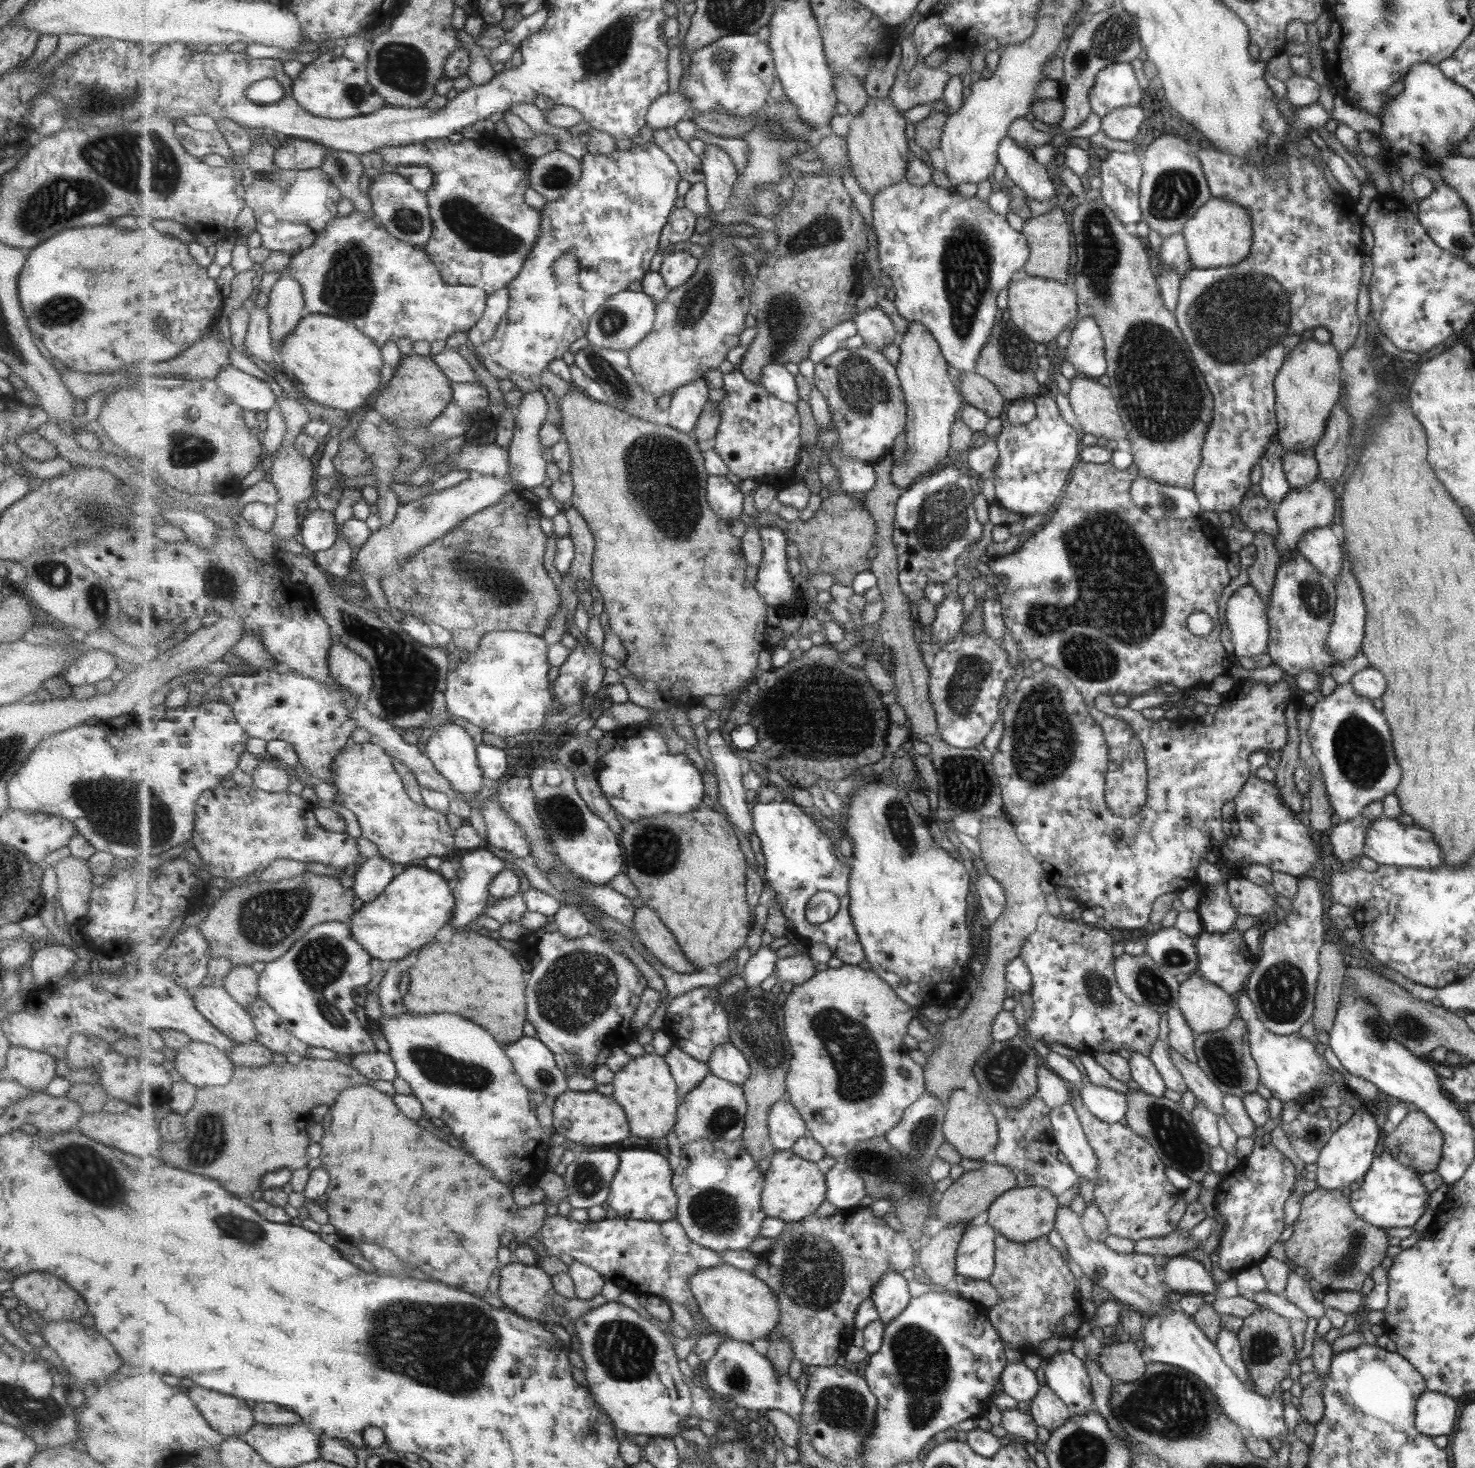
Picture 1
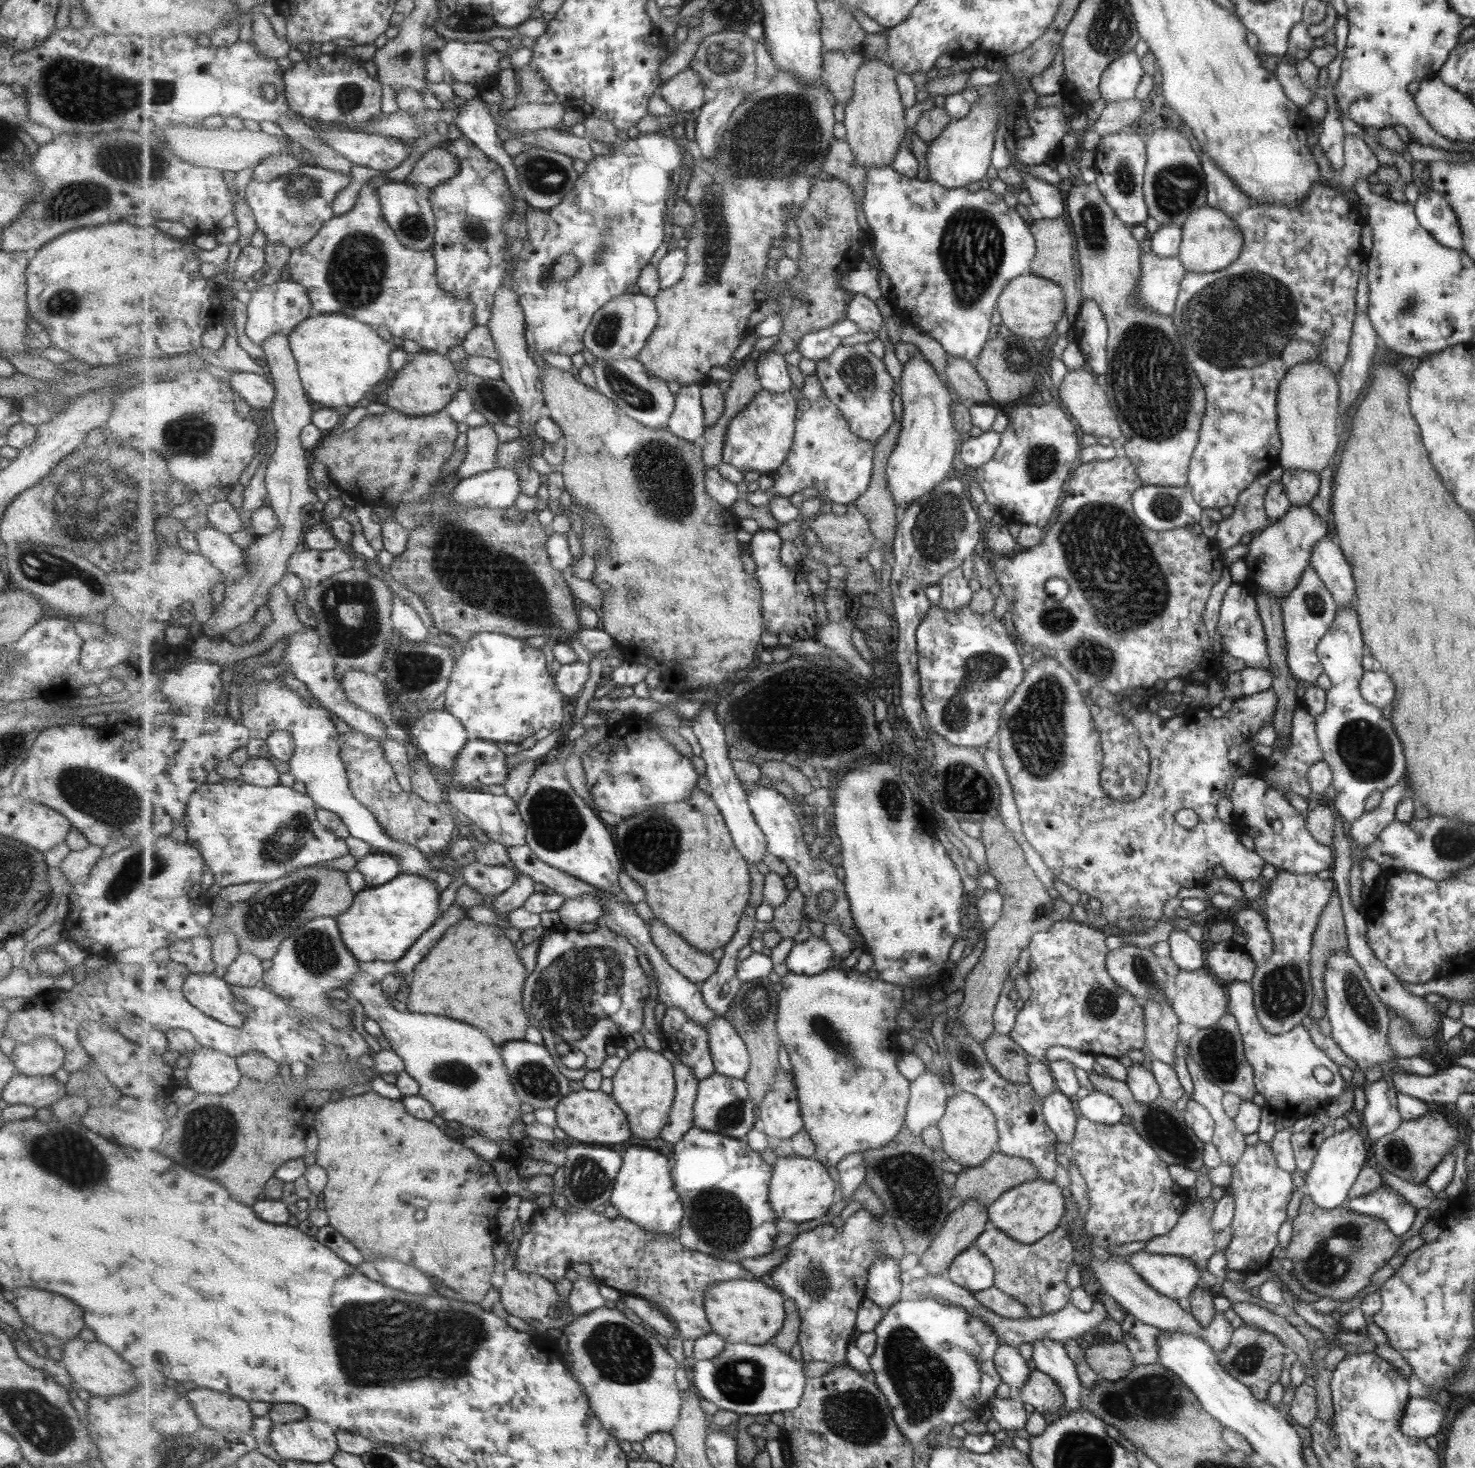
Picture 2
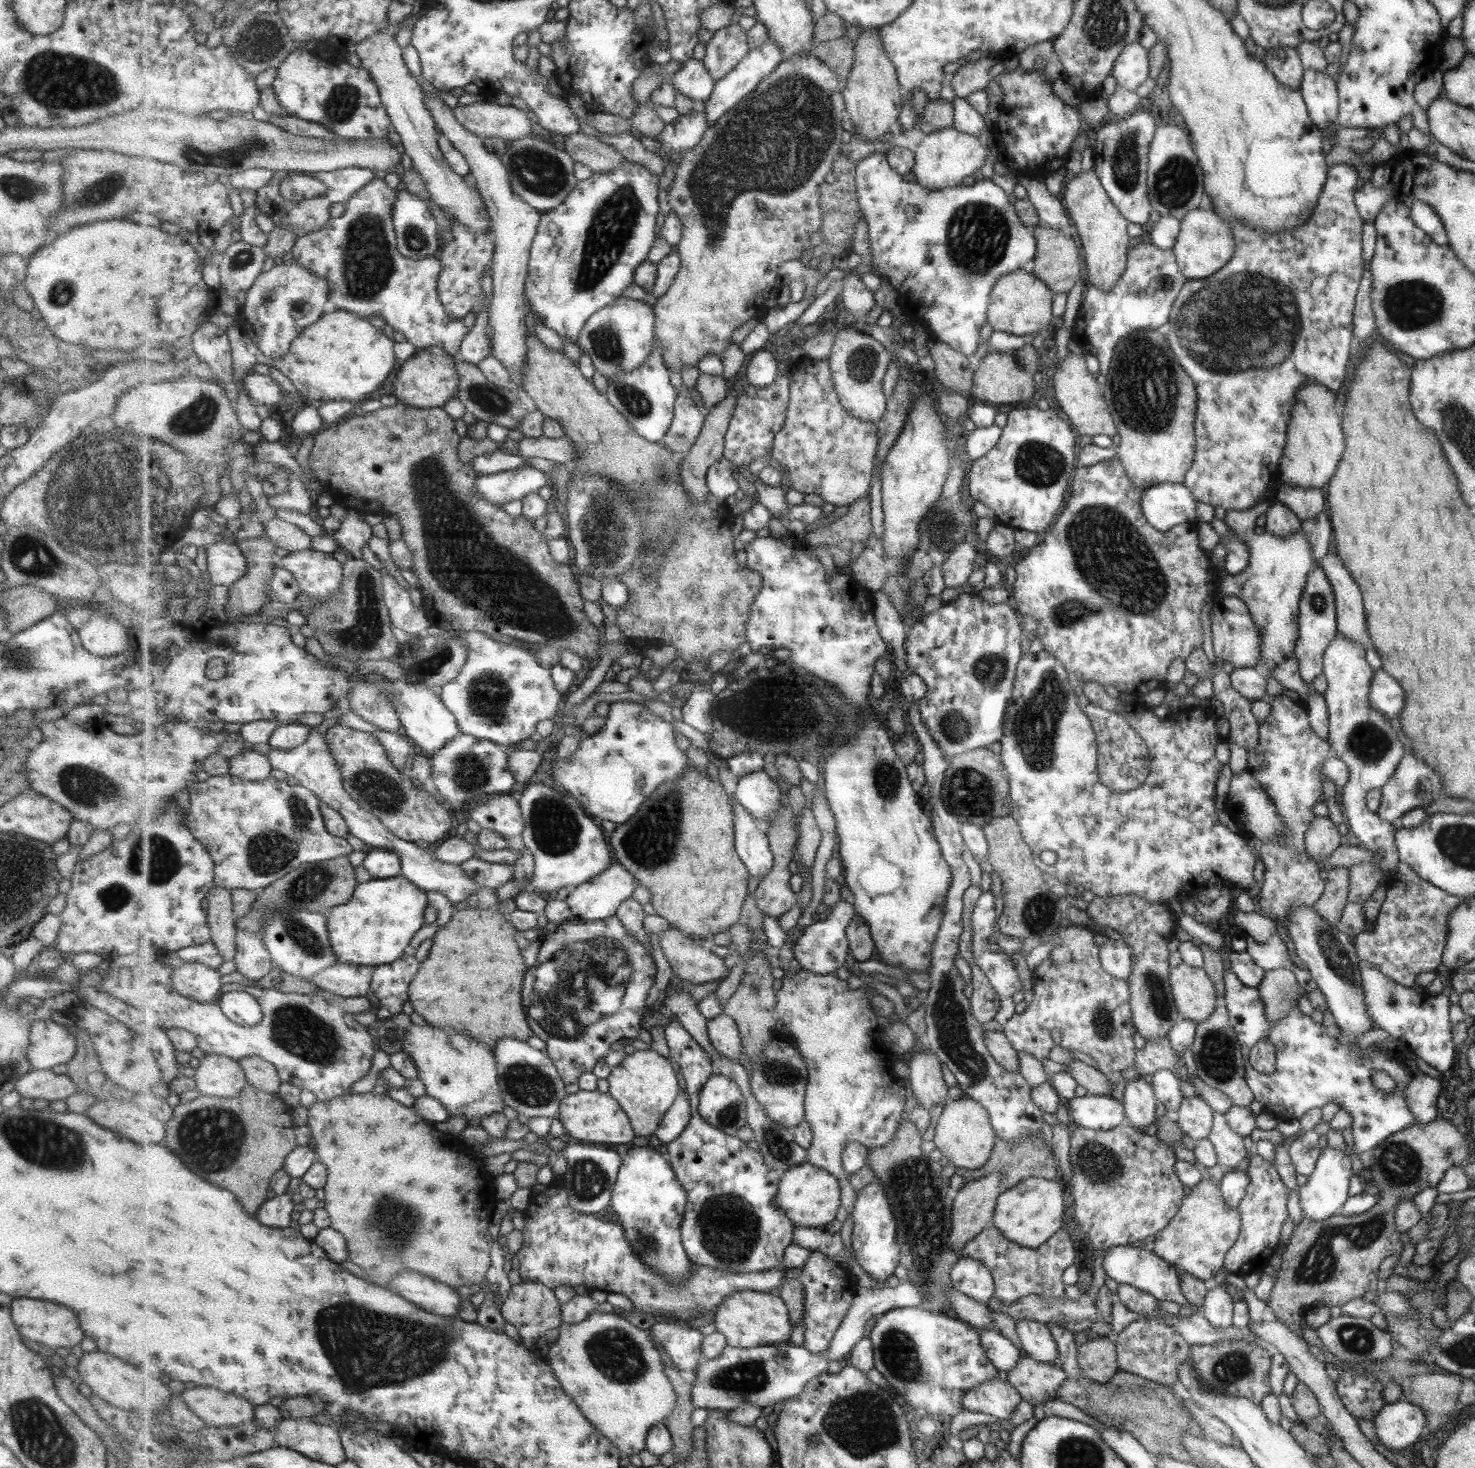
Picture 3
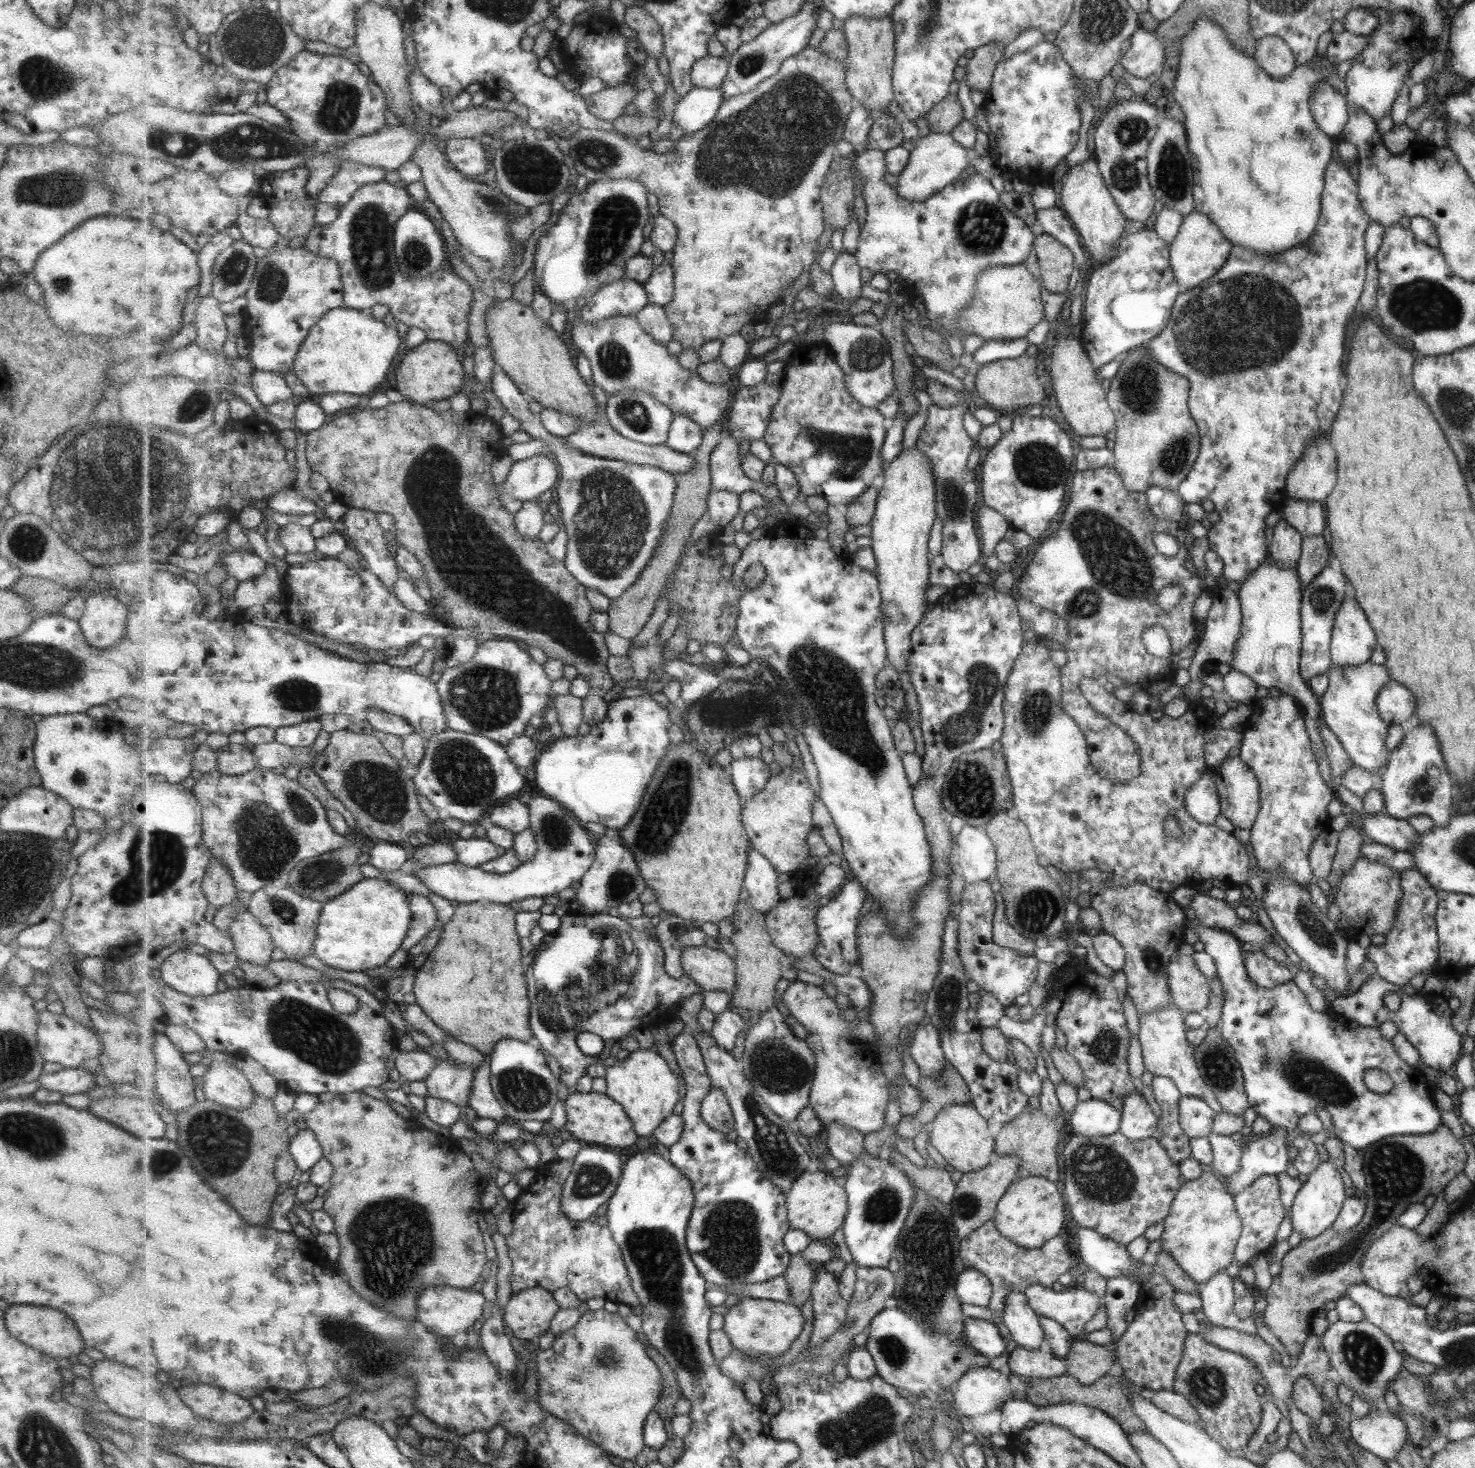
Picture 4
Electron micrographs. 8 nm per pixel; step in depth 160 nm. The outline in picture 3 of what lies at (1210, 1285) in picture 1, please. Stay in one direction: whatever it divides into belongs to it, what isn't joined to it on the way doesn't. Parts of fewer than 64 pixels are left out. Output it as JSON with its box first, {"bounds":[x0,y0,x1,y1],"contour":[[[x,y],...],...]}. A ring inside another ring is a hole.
{"bounds":[1102,1246,1187,1305],"contour":[[[1112,1246],[1103,1250],[1104,1257],[1102,1268],[1104,1273],[1118,1284],[1128,1284],[1142,1291],[1148,1292],[1165,1305],[1175,1302],[1179,1305],[1187,1305],[1184,1293],[1180,1289],[1180,1275],[1178,1269],[1172,1263],[1165,1262],[1160,1256],[1153,1254],[1150,1248]]]}

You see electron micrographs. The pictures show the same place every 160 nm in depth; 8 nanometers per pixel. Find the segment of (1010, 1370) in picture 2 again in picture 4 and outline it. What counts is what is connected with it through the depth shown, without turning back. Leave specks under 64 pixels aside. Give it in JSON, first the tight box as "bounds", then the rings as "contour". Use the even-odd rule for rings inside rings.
{"bounds":[963,1318,1005,1360],"contour":[[[966,1318],[963,1325],[965,1327],[963,1337],[966,1345],[973,1348],[978,1355],[983,1355],[989,1360],[1003,1354],[1005,1342],[993,1323],[981,1319]]]}

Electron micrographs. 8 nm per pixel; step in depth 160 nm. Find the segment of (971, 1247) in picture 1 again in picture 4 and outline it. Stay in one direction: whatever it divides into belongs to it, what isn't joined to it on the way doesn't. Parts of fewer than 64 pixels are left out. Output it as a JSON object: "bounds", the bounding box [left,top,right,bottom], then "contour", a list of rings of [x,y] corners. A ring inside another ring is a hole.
{"bounds":[955,1267,992,1307],"contour":[[[964,1267],[956,1278],[955,1291],[961,1303],[987,1307],[992,1296],[992,1285],[981,1271]]]}

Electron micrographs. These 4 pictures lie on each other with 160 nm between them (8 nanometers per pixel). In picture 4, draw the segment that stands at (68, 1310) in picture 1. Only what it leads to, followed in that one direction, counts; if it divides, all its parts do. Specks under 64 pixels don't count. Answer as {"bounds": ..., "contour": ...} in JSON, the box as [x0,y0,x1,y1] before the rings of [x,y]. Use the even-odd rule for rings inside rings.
{"bounds":[3,1304,85,1363],"contour":[[[11,1304],[4,1311],[3,1324],[5,1324],[7,1332],[13,1338],[17,1338],[18,1342],[37,1350],[41,1354],[47,1354],[49,1358],[55,1358],[61,1363],[66,1363],[67,1358],[73,1355],[77,1356],[85,1348],[73,1322],[65,1314],[61,1314],[59,1310],[53,1310],[53,1308]]]}

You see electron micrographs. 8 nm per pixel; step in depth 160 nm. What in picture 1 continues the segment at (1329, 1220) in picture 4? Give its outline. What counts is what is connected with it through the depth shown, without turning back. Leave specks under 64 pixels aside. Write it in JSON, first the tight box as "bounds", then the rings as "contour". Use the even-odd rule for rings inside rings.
{"bounds":[1311,1109,1379,1190],"contour":[[[1358,1109],[1347,1122],[1339,1125],[1332,1132],[1330,1139],[1321,1148],[1315,1162],[1315,1176],[1311,1179],[1315,1180],[1317,1187],[1323,1190],[1346,1189],[1350,1182],[1363,1178],[1371,1168],[1371,1160],[1376,1157],[1373,1154],[1375,1154],[1377,1142],[1379,1142],[1379,1130],[1377,1130],[1375,1118],[1367,1110]]]}

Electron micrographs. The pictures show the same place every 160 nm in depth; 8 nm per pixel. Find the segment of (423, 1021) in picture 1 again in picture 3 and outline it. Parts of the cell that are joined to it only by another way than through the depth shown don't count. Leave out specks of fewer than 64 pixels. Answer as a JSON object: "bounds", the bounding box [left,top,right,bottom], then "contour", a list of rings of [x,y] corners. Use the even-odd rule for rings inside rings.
{"bounds":[309,962,507,1121],"contour":[[[339,962],[333,967],[315,975],[309,982],[323,991],[329,991],[342,997],[367,996],[371,989],[375,968],[355,966],[350,962]],[[413,1023],[402,1040],[402,1050],[416,1062],[418,1078],[426,1084],[426,1094],[439,1100],[452,1116],[470,1121],[504,1112],[507,1103],[500,1087],[498,1060],[494,1049],[489,1050],[483,1042],[451,1032],[449,1044],[449,1030],[433,1030],[429,1024]]]}

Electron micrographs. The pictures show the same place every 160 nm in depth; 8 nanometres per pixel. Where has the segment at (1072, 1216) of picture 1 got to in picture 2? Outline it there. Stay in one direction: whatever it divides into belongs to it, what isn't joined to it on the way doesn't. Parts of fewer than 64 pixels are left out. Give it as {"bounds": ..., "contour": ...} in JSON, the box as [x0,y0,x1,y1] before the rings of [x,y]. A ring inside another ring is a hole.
{"bounds":[1089,1255,1203,1338],"contour":[[[1109,1255],[1105,1260],[1091,1257],[1089,1266],[1093,1276],[1102,1287],[1102,1292],[1109,1295],[1127,1314],[1139,1322],[1156,1327],[1161,1331],[1181,1332],[1201,1338],[1203,1328],[1191,1317],[1191,1314],[1179,1308],[1177,1301],[1159,1294],[1148,1282],[1145,1282],[1124,1257]]]}

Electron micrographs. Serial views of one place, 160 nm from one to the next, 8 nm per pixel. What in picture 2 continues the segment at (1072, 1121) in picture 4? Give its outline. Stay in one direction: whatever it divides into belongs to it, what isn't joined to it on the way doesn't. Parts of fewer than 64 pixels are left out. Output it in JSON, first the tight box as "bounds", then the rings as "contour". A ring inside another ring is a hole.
{"bounds":[1074,1091,1125,1124],"contour":[[[1099,1091],[1088,1092],[1080,1099],[1074,1099],[1077,1115],[1101,1124],[1115,1124],[1125,1120],[1120,1104],[1108,1094]]]}

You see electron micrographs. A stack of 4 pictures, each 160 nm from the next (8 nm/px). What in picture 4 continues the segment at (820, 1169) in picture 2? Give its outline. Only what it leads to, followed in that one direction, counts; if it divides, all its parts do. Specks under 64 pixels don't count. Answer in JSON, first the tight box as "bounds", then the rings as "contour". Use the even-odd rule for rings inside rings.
{"bounds":[787,1169,849,1241],"contour":[[[809,1169],[805,1171],[793,1184],[787,1194],[788,1217],[792,1228],[802,1230],[810,1241],[825,1240],[837,1232],[837,1228],[844,1224],[849,1212],[848,1191],[841,1186],[835,1177],[825,1171]]]}

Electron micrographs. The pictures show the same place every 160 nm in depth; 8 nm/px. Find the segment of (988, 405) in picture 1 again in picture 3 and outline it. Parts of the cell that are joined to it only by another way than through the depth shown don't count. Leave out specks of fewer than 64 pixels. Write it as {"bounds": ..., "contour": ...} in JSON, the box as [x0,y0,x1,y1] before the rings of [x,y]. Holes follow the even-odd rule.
{"bounds":[928,337,974,397],"contour":[[[932,337],[928,340],[928,351],[932,355],[936,375],[943,388],[969,397],[974,372],[968,368],[967,358],[952,350],[943,341]]]}

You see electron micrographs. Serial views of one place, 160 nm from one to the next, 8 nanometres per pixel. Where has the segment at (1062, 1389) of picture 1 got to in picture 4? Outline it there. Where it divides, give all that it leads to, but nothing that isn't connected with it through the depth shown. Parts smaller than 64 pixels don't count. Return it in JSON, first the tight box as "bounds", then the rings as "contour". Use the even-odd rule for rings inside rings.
{"bounds":[1002,1290,1044,1351],"contour":[[[1012,1290],[1008,1294],[1002,1317],[1012,1345],[1033,1351],[1039,1349],[1044,1339],[1043,1328],[1040,1326],[1039,1316],[1028,1306],[1024,1293]]]}

